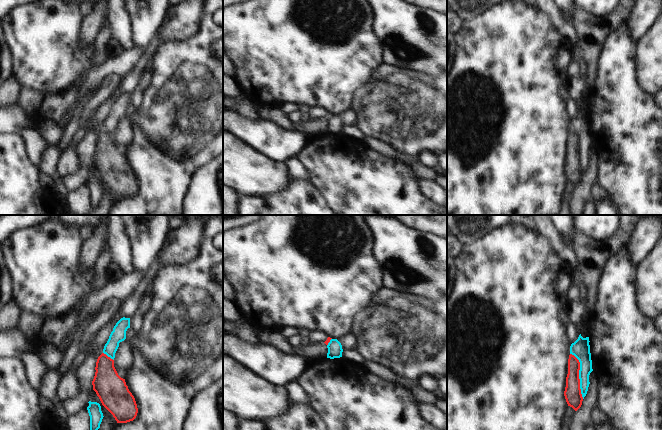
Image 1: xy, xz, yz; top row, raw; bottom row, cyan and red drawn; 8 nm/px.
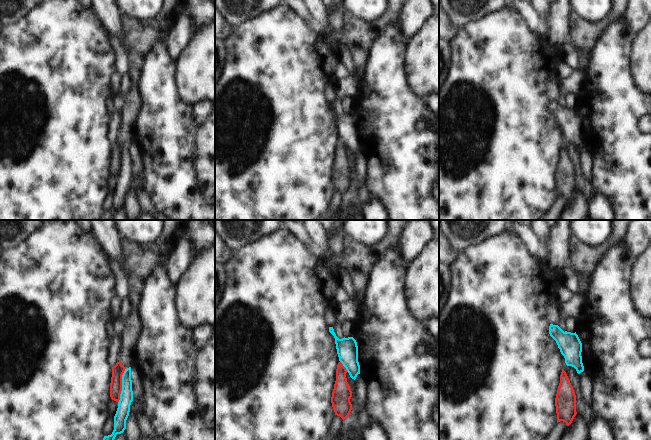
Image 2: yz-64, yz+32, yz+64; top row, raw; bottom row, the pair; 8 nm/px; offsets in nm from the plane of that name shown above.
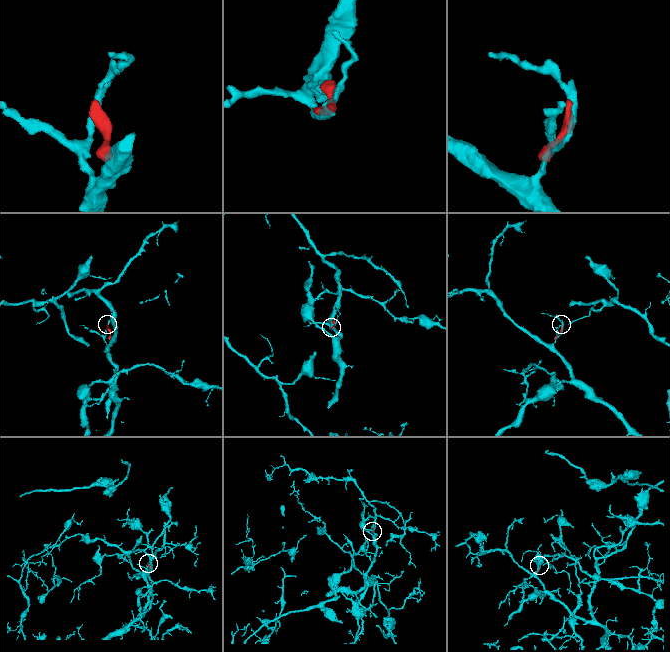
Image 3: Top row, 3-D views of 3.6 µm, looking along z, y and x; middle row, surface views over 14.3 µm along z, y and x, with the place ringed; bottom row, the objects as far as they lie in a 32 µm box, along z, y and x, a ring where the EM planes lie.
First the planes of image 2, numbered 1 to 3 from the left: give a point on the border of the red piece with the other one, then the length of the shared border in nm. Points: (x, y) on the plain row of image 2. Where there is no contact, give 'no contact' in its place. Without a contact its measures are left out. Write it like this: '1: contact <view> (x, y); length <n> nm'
1: contact yz-64 (122, 161); length 280 nm
2: contact yz+32 (343, 141); length 110 nm
3: no contact

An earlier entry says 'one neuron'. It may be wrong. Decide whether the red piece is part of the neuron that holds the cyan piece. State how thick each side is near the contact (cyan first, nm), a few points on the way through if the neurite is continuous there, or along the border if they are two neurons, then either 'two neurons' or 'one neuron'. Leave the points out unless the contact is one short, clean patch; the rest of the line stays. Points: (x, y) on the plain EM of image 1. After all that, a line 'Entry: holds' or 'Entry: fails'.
150 nm thick on the cyan side, 140 nm on the other; border along yz (570, 129), (579, 138), (579, 164), (583, 174); two neurons
Entry: fails

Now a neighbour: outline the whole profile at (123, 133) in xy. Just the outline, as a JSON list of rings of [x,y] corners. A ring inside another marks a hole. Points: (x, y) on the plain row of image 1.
[[[125,115],[119,119],[119,123],[115,129],[114,143],[118,151],[125,155],[125,151],[132,140],[132,123],[130,118]]]

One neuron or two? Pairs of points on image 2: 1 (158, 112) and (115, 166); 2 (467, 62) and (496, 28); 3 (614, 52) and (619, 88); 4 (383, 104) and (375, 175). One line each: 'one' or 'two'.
1: two
2: one
3: one
4: one

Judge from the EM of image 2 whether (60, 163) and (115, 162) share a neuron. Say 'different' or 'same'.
different

